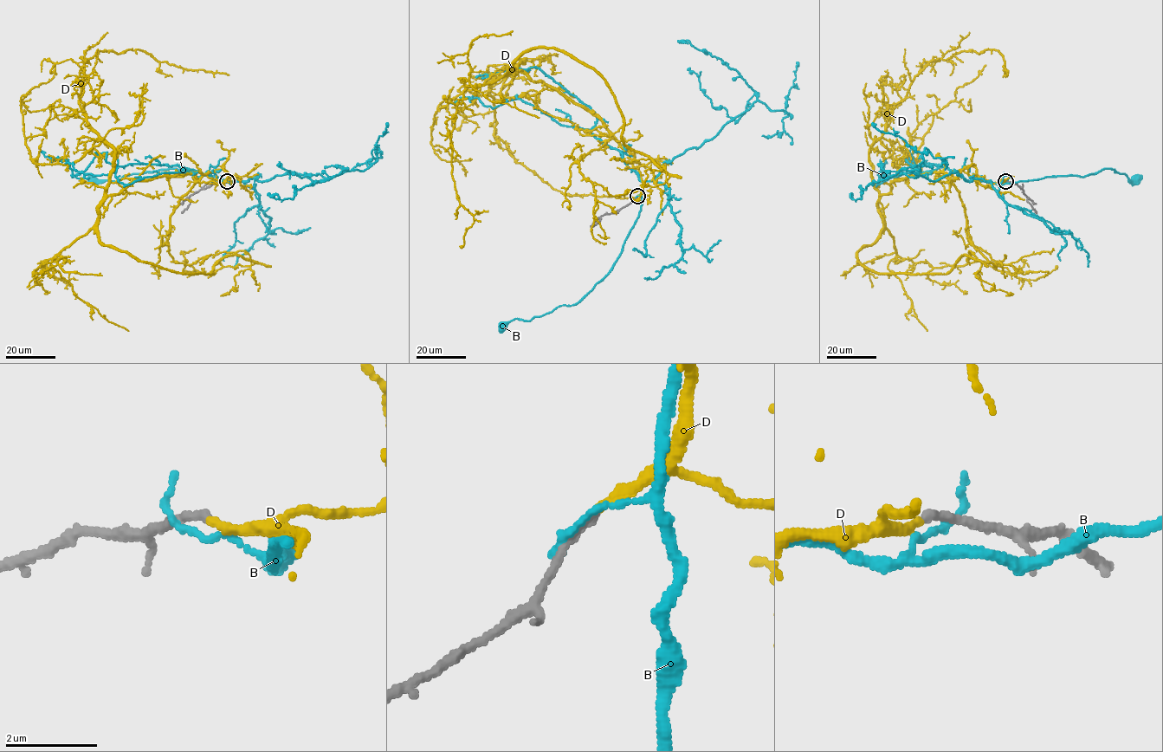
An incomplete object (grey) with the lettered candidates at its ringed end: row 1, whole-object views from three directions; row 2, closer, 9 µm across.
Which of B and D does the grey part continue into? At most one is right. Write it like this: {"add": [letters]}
{"add": ["D"]}

